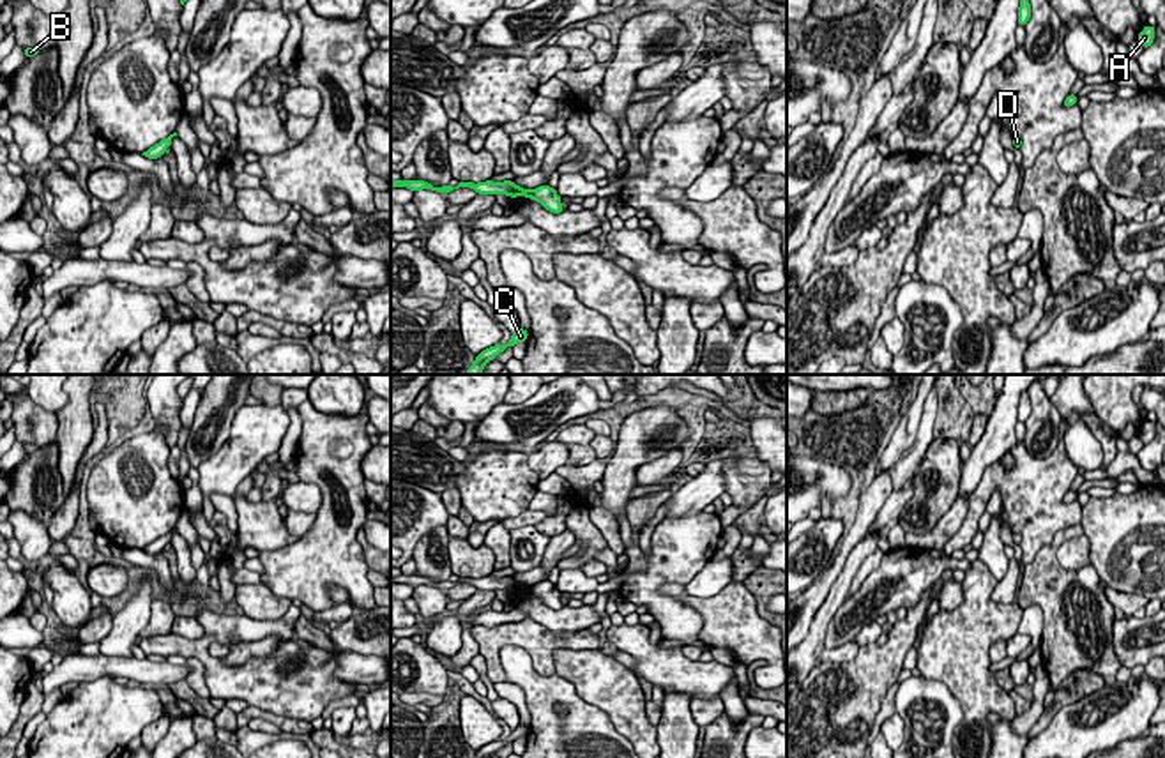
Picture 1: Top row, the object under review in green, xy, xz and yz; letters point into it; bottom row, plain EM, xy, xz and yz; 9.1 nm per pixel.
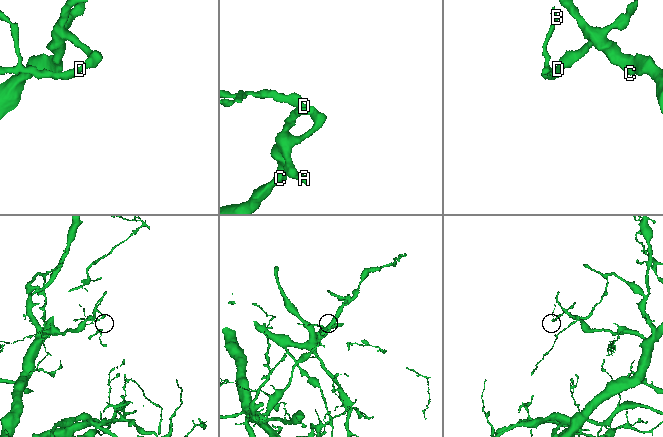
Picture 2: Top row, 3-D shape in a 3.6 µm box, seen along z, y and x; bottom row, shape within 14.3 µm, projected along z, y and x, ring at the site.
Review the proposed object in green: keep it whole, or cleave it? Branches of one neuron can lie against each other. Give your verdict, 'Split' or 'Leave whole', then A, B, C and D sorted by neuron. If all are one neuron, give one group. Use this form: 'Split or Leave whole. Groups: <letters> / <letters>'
Leave whole. Groups: A B C D

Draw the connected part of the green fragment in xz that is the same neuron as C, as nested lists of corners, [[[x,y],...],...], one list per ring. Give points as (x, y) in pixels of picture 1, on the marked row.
[[[518,329],[518,332],[511,336],[507,345],[490,346],[483,350],[479,355],[476,355],[474,364],[465,371],[465,375],[483,375],[483,368],[486,362],[493,360],[506,348],[514,346],[522,341],[527,341],[527,337],[529,337],[529,332],[525,329]]]

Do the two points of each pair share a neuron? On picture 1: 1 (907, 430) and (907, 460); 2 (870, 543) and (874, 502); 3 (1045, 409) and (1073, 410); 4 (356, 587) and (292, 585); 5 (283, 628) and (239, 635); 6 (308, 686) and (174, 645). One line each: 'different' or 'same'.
1: same
2: same
3: different
4: same
5: same
6: same

